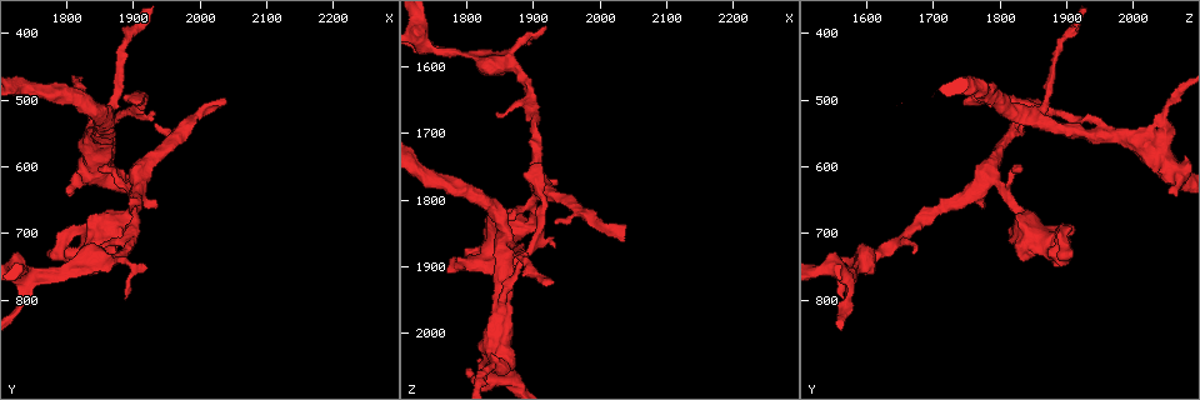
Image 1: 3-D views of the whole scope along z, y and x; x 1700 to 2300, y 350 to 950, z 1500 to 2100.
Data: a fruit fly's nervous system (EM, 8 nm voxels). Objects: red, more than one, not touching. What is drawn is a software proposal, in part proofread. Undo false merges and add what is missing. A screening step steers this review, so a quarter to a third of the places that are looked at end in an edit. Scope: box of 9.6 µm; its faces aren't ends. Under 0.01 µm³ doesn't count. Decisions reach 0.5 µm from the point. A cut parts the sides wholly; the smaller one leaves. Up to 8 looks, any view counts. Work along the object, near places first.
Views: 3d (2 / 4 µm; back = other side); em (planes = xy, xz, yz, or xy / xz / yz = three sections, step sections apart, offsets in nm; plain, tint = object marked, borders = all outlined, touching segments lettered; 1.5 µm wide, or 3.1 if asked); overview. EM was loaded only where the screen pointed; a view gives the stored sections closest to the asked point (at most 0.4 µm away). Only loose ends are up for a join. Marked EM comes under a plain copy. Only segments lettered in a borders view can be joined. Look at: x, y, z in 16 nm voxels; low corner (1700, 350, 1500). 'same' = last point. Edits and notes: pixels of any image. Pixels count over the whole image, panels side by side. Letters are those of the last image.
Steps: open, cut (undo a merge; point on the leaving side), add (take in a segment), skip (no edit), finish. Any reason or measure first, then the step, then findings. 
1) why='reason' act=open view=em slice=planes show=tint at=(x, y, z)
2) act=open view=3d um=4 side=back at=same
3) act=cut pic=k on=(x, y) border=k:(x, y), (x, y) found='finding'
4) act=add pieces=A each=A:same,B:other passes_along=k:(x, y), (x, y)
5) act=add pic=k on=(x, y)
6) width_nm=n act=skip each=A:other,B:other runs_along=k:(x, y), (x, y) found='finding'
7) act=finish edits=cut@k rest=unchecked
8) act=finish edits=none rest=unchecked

why='calibre changes' act=open view=em slice=yz step=8 show=tint at=(1845, 525, 2045)

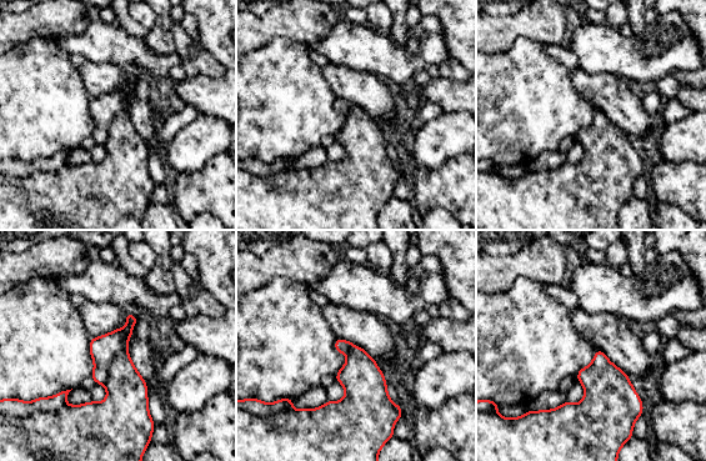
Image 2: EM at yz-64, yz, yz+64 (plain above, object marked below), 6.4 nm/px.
why='what lies round it' act=open view=em slice=yz step=8 show=borders at=same

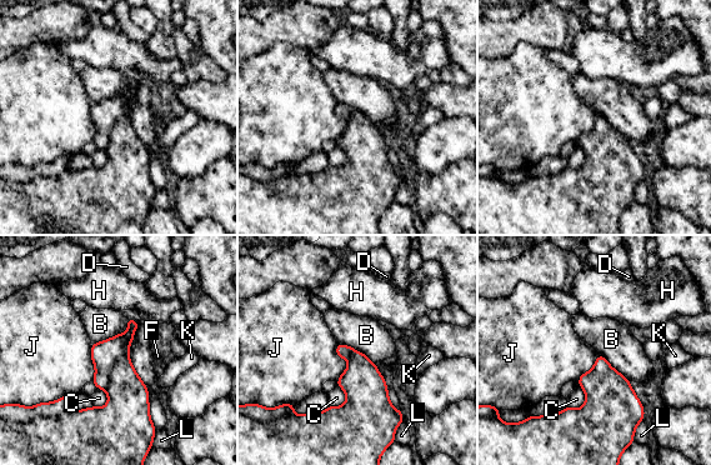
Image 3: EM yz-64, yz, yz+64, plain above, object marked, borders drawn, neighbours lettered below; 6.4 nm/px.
longest_contact=B:280nm act=cut pic=3 on=(104, 354) each=B:other,C:other,D:other,F:other,H:other,J:other,K:other,L:other part_leaving=3:(131, 323), (104, 359), (99, 385) found='two neurons meet here'

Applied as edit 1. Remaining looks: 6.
why='redraw' act=open view=overview

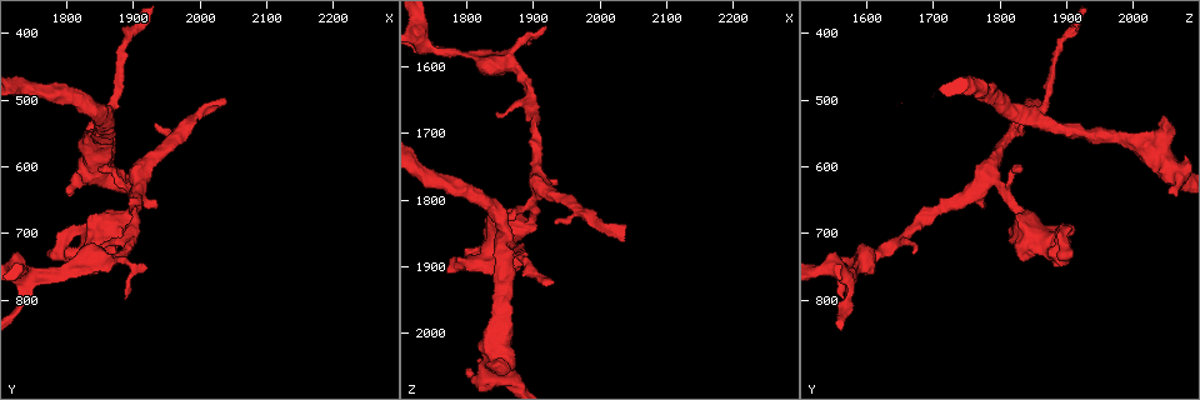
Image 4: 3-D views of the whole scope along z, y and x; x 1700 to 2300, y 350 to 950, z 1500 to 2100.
why='thin end' act=open view=em slice=planes show=borders at=(2040, 500, 1860)

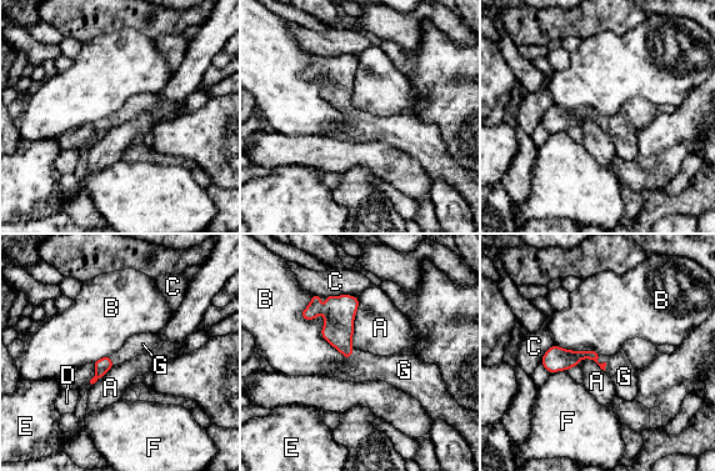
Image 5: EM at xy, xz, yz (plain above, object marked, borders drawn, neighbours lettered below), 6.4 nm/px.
longest_contact=B:340nm act=add pieces=G each=A:other,B:other,C:other,D:other,E:other,F:other,G:same found='the neuron continues'

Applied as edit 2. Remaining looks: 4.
why='abrupt turn' act=open view=3d um=4 at=(1865, 740, 1595)

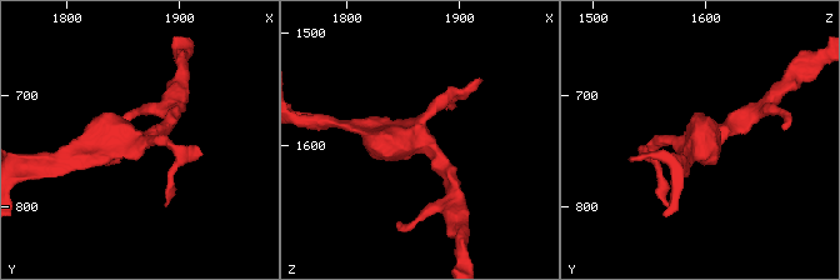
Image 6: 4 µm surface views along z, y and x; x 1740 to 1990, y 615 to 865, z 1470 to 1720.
act=open view=em slice=planes show=borders at=(1868, 740, 1598)

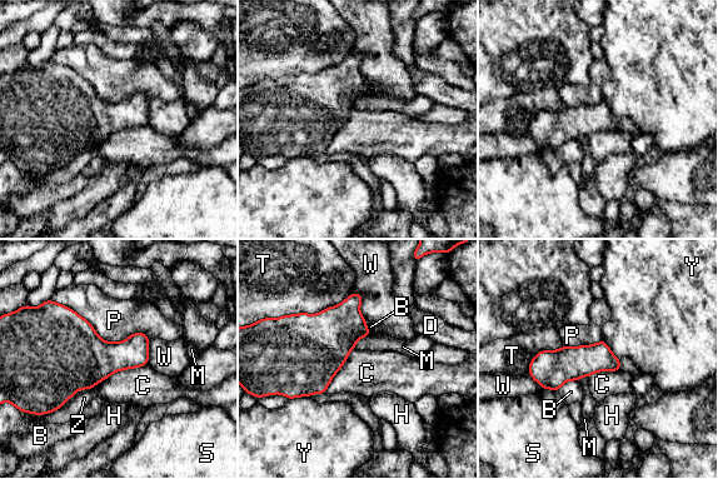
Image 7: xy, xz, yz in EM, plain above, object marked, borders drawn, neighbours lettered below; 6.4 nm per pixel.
arms=3 act=skip each=B:other,C:other,D:other,H:other,M:other,P:other,S:other,T:other,W:other,Y:other,Z:other border=7:(146, 364), (116, 370), (93, 387) found='continuous, no second neuron'

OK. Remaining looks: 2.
act=finish edits=cut@3,add@5 rest=unchecked

